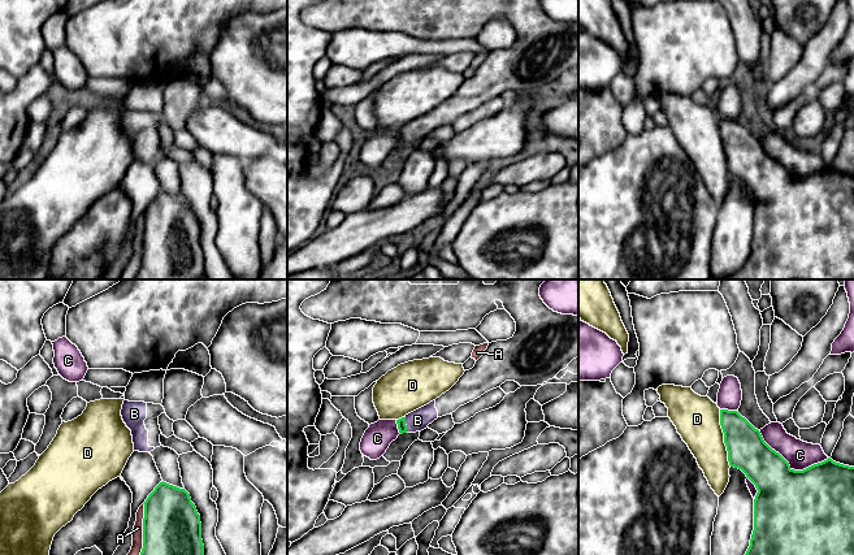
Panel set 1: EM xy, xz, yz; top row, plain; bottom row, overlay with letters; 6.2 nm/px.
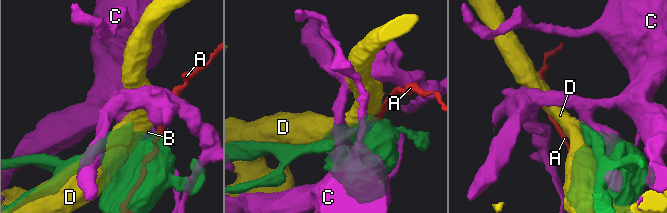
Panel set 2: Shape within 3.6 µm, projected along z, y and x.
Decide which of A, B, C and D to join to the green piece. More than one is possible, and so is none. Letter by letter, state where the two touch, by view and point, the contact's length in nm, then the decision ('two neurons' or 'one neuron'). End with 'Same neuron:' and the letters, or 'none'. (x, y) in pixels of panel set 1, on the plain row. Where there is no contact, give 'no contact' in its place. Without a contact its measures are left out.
A: xy (143, 246) | 420 nm | two neurons
B: xz (404, 133) | 110 nm | one neuron
C: yz (789, 176) | 480 nm | two neurons
D: yz (724, 147) | 360 nm | two neurons
Same neuron: B

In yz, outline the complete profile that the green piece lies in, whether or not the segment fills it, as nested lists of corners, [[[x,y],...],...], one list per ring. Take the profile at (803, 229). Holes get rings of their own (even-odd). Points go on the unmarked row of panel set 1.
[[[720,118],[720,134],[724,142],[729,174],[741,178],[758,199],[754,208],[754,239],[750,255],[742,268],[723,279],[854,279],[854,175],[836,172],[828,166],[803,179],[794,179],[779,161],[764,151],[760,140],[737,120]]]

